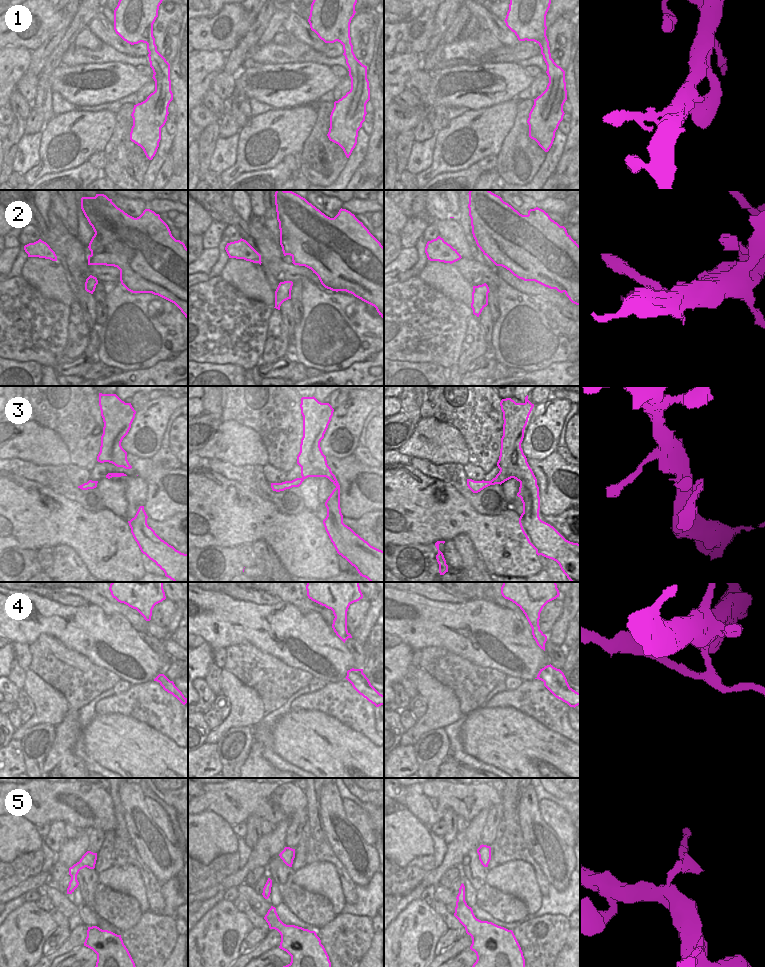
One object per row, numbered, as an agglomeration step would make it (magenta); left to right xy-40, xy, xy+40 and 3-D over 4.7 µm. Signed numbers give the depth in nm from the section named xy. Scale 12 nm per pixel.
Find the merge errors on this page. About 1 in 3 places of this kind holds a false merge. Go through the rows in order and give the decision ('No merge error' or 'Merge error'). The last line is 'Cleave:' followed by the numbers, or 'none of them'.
1: No merge error
2: Merge error
3: No merge error
4: Merge error
5: Merge error
Cleave: 2, 4, 5

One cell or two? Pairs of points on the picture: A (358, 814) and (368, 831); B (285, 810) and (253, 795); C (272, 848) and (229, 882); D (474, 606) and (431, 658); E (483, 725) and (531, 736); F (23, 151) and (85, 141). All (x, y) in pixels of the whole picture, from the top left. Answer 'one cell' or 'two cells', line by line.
A: one cell
B: one cell
C: one cell
D: two cells
E: one cell
F: two cells

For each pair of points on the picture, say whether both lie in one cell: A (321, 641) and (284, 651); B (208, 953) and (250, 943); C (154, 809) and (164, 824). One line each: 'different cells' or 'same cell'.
A: same cell
B: different cells
C: same cell

